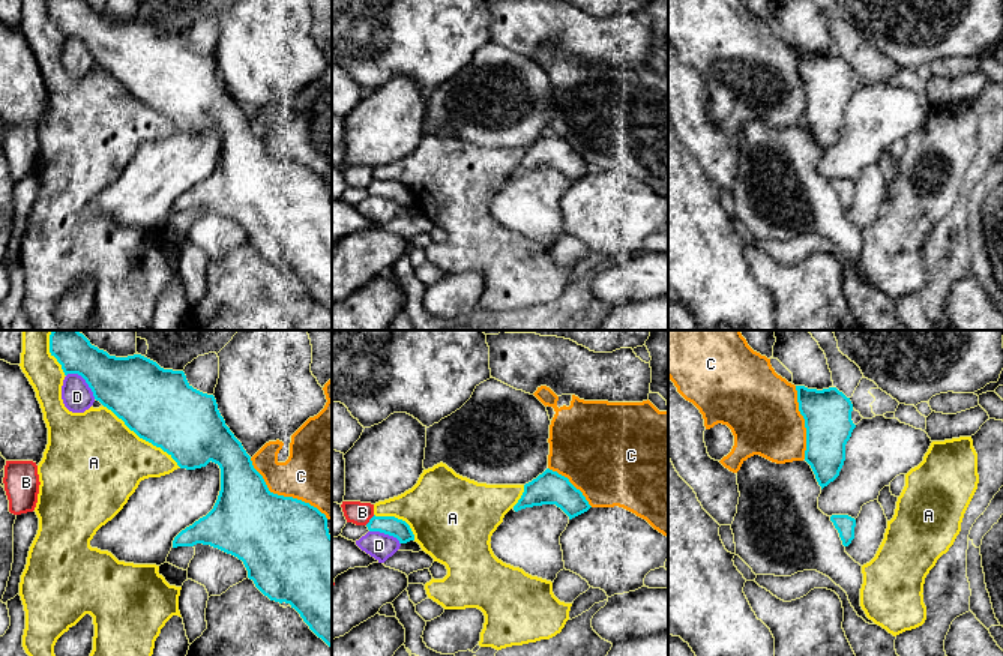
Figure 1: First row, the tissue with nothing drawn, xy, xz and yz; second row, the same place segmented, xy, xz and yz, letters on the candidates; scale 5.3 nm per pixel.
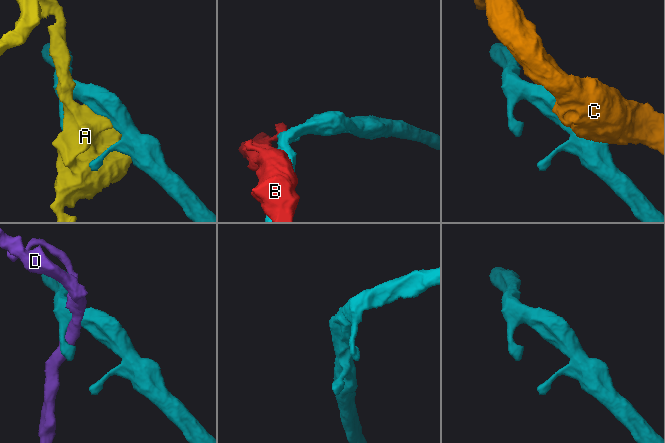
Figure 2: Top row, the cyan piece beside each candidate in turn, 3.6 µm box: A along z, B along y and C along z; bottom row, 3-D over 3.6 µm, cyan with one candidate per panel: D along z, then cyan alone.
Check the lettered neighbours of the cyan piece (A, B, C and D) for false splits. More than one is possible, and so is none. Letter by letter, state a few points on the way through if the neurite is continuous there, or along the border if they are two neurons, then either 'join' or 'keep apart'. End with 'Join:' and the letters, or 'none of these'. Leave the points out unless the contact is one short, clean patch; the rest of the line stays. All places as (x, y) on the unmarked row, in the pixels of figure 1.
A: keep apart
B: keep apart
C: join
D: keep apart
Join: C

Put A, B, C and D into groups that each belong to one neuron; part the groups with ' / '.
A / B / C / D

